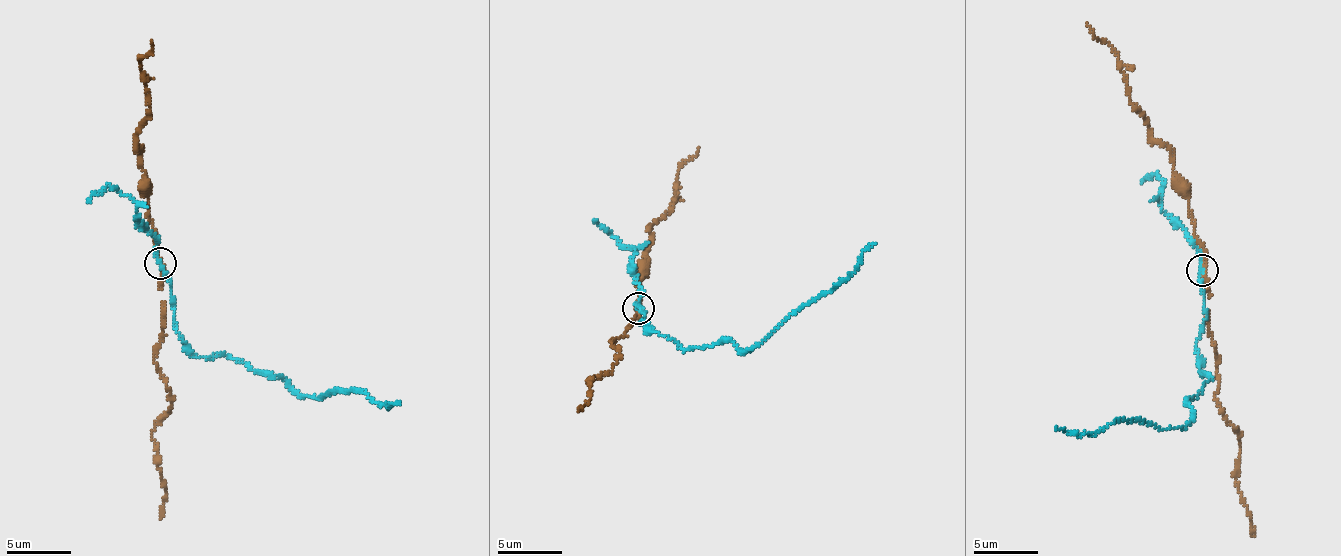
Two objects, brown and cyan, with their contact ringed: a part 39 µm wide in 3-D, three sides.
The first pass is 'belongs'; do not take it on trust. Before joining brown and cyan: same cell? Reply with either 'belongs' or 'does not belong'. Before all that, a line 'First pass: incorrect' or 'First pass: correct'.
First pass: incorrect
does not belong

